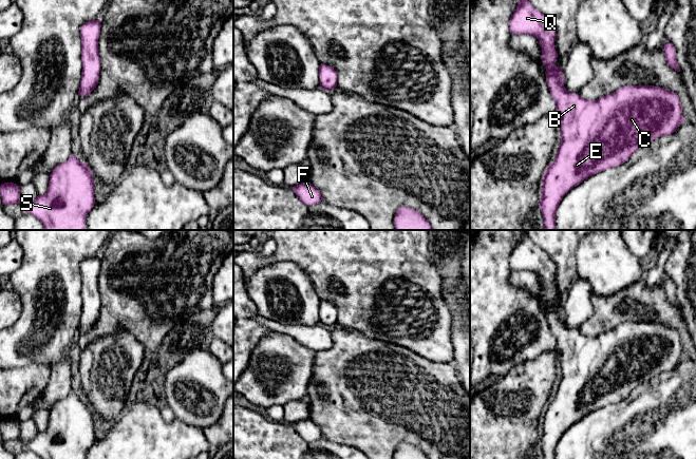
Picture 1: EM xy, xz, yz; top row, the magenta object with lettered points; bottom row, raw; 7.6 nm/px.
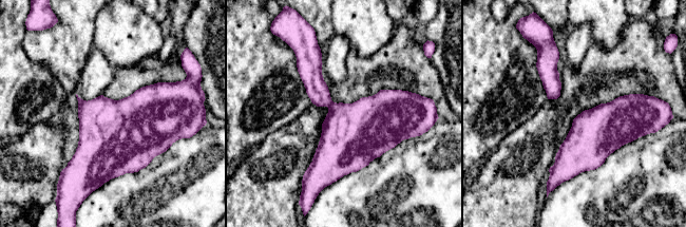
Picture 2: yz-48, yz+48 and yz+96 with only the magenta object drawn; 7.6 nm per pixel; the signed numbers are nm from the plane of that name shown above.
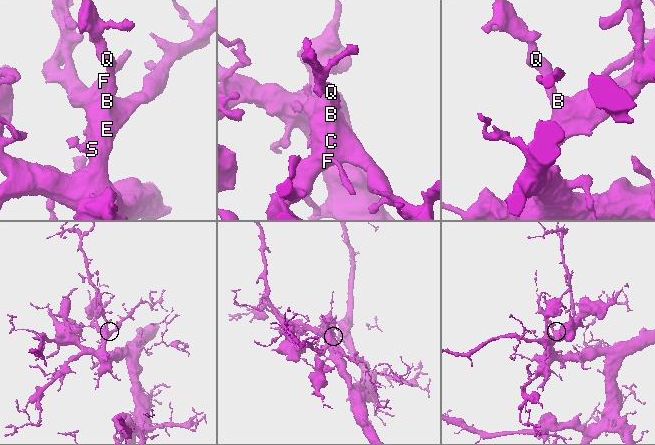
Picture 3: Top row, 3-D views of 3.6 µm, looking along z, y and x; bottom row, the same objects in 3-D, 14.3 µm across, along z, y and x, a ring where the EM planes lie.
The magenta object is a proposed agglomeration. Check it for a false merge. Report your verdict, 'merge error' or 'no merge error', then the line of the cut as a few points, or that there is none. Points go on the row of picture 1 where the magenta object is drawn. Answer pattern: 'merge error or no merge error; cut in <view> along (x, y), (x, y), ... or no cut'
no merge error; no cut

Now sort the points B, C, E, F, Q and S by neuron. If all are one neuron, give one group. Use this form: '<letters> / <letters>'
B C E F Q S

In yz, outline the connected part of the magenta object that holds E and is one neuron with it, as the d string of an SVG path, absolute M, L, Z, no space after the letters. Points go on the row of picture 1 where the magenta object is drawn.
M519 0L509 20L511 34L528 34L539 39L542 62L546 66L546 82L560 115L561 145L554 160L543 175L541 208L545 230L554 230L556 211L563 196L573 187L596 173L624 164L637 150L655 138L671 135L684 121L678 95L654 85L625 85L597 100L569 93L564 87L562 66L556 66L556 30L548 18L534 8L529 0Z

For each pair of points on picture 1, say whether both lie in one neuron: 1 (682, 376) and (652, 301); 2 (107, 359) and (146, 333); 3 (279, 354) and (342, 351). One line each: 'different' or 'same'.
1: different
2: different
3: different

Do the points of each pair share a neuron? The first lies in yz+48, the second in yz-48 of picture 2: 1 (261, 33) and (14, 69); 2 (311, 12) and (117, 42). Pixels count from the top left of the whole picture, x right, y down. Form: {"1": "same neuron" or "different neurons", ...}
{"1": "same neuron", "2": "different neurons"}

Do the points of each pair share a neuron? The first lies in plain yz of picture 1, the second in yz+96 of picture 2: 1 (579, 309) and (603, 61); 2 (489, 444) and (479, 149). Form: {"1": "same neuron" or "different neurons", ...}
{"1": "different neurons", "2": "different neurons"}

